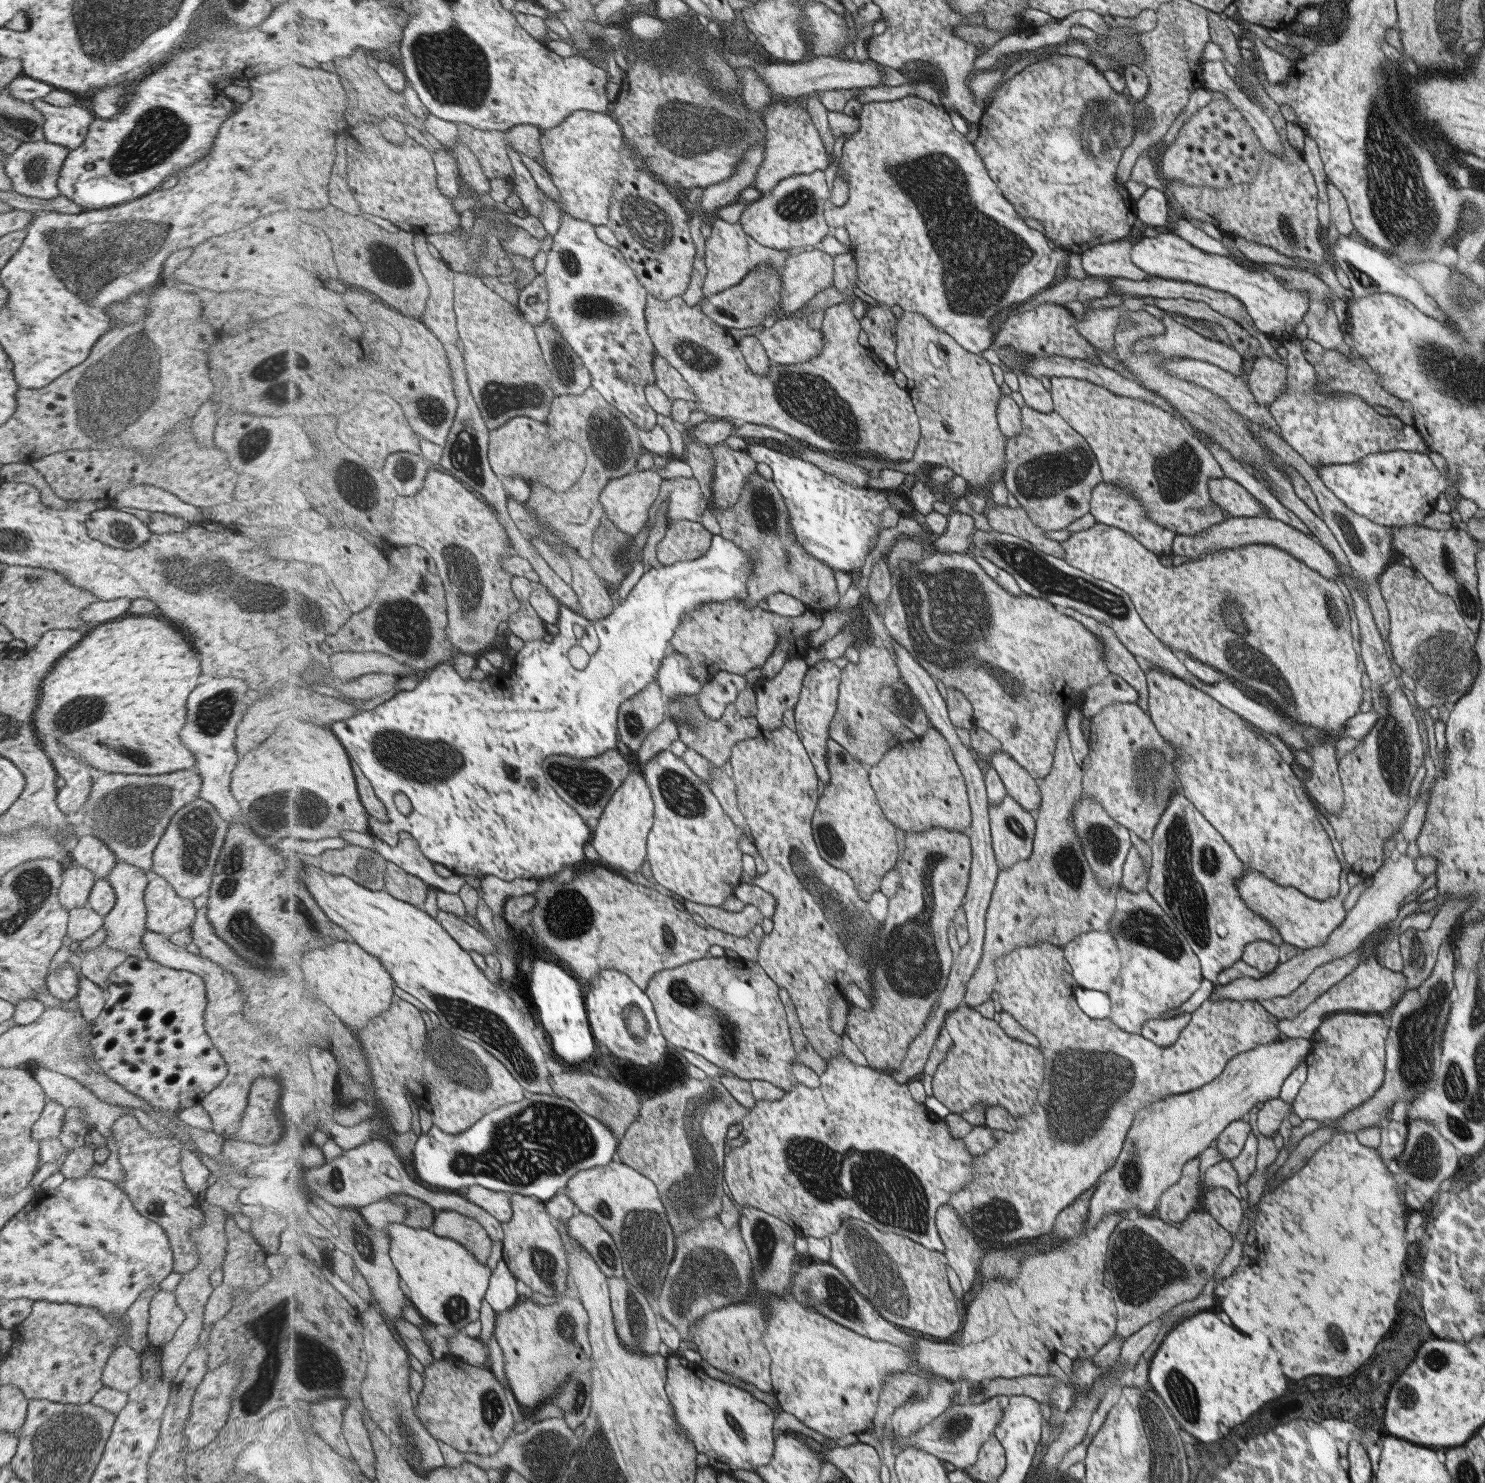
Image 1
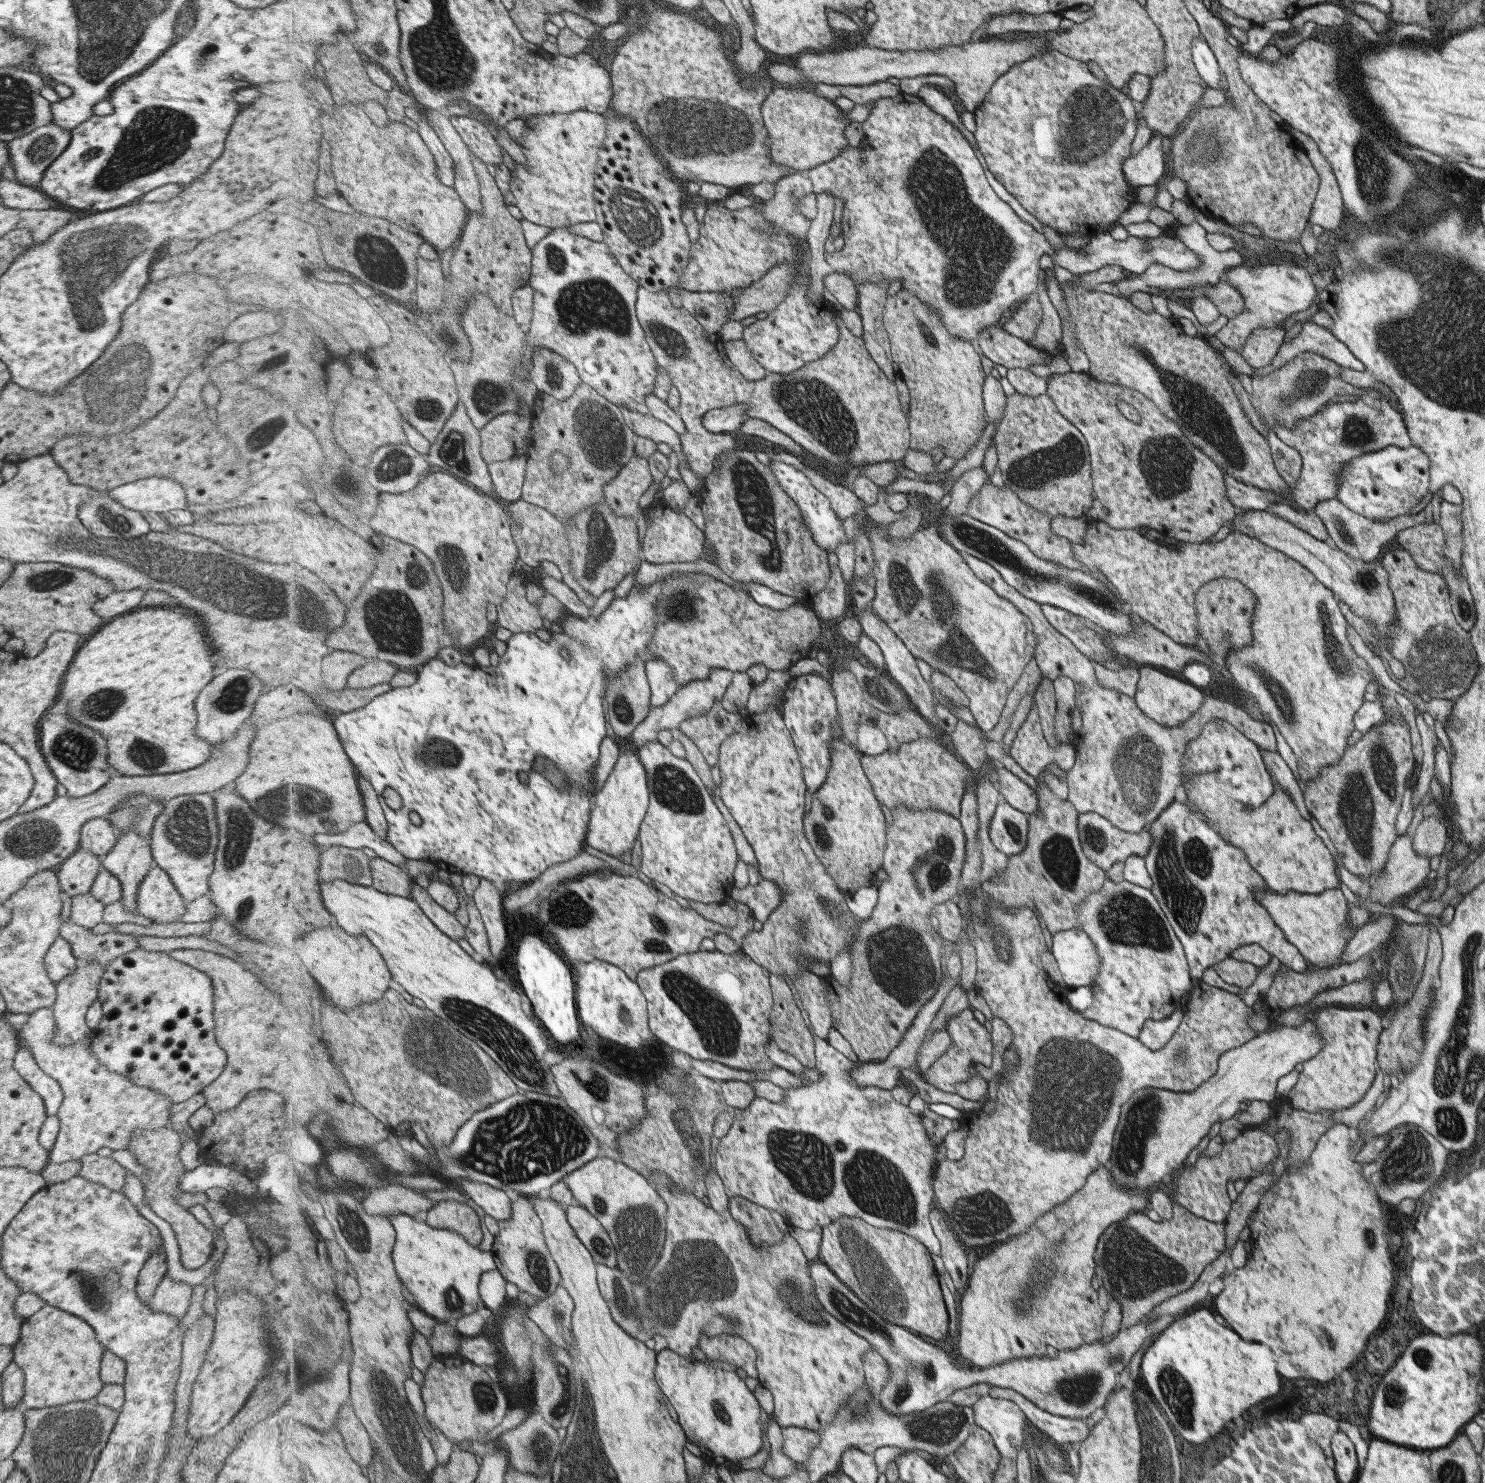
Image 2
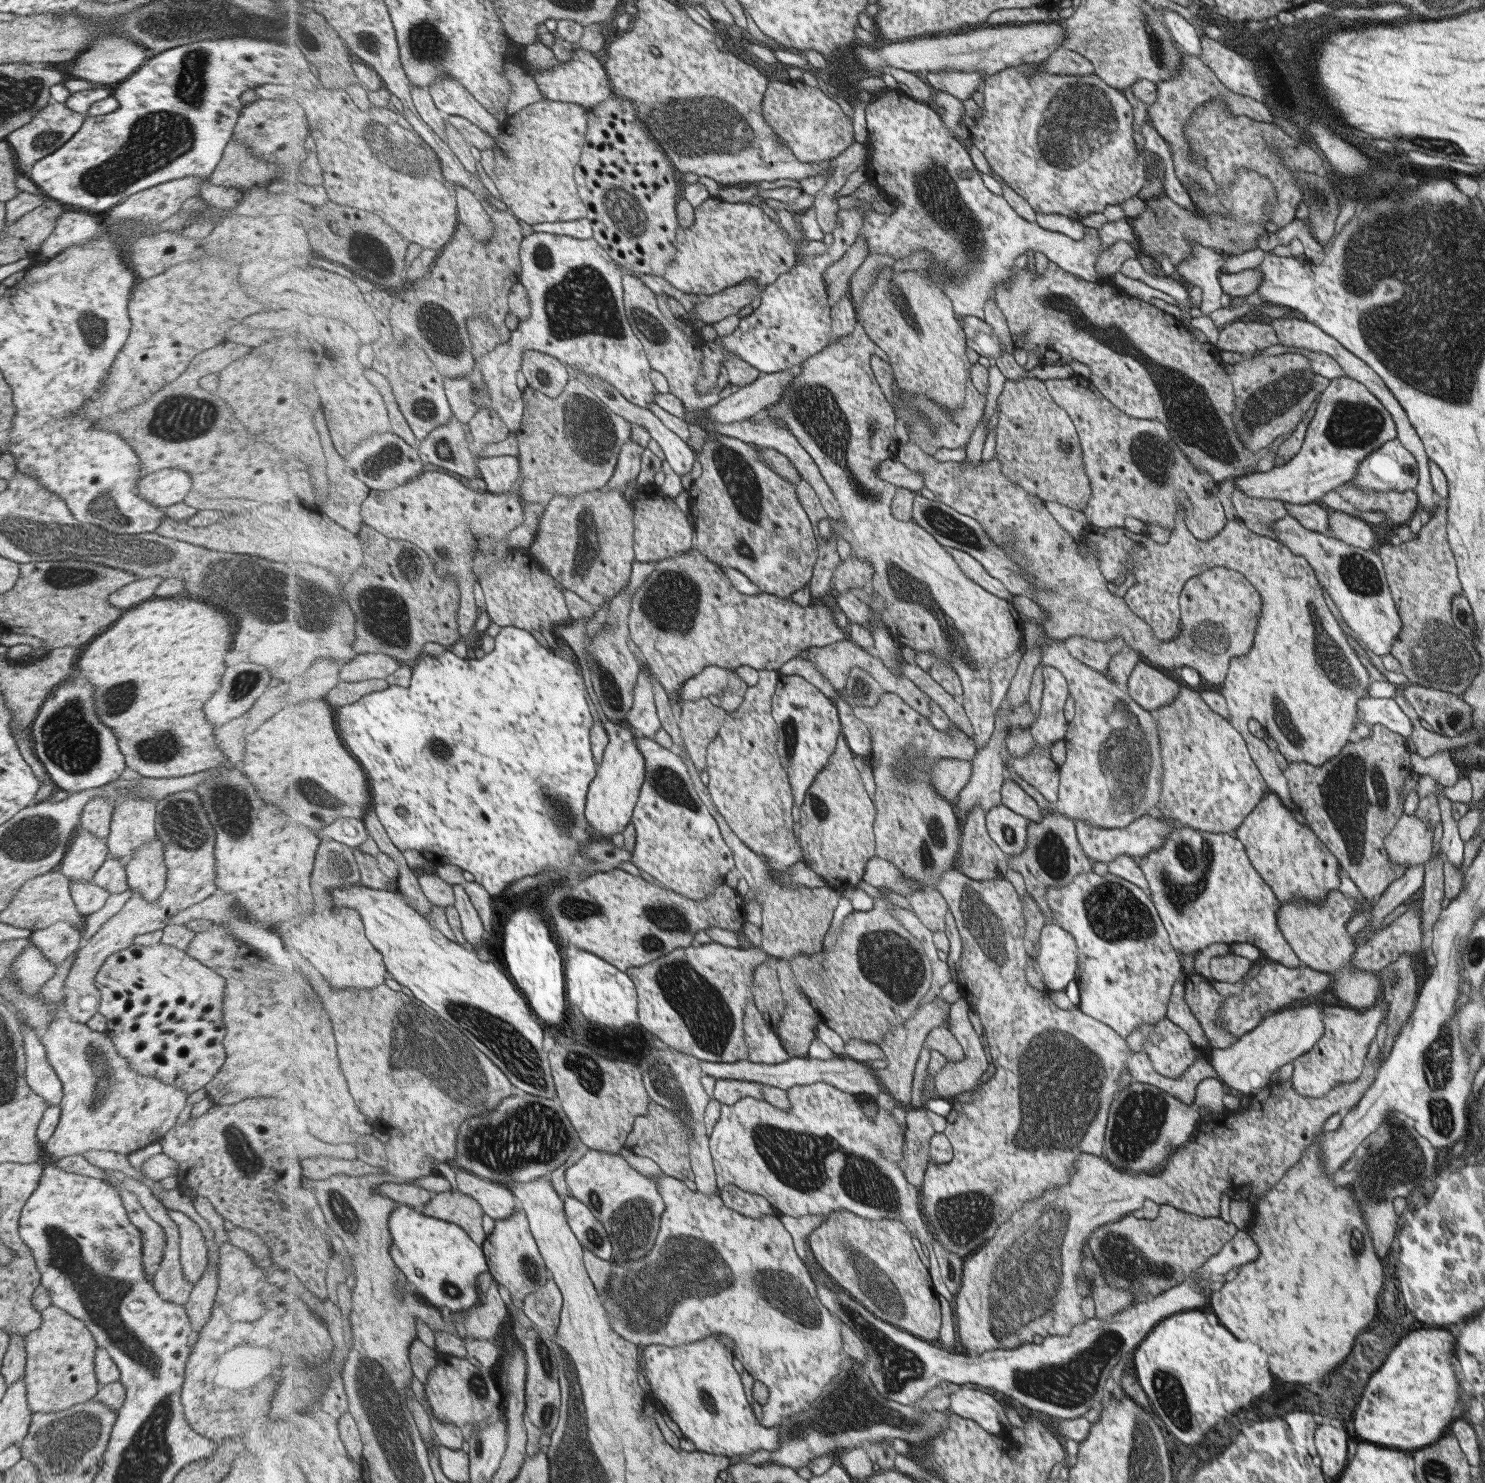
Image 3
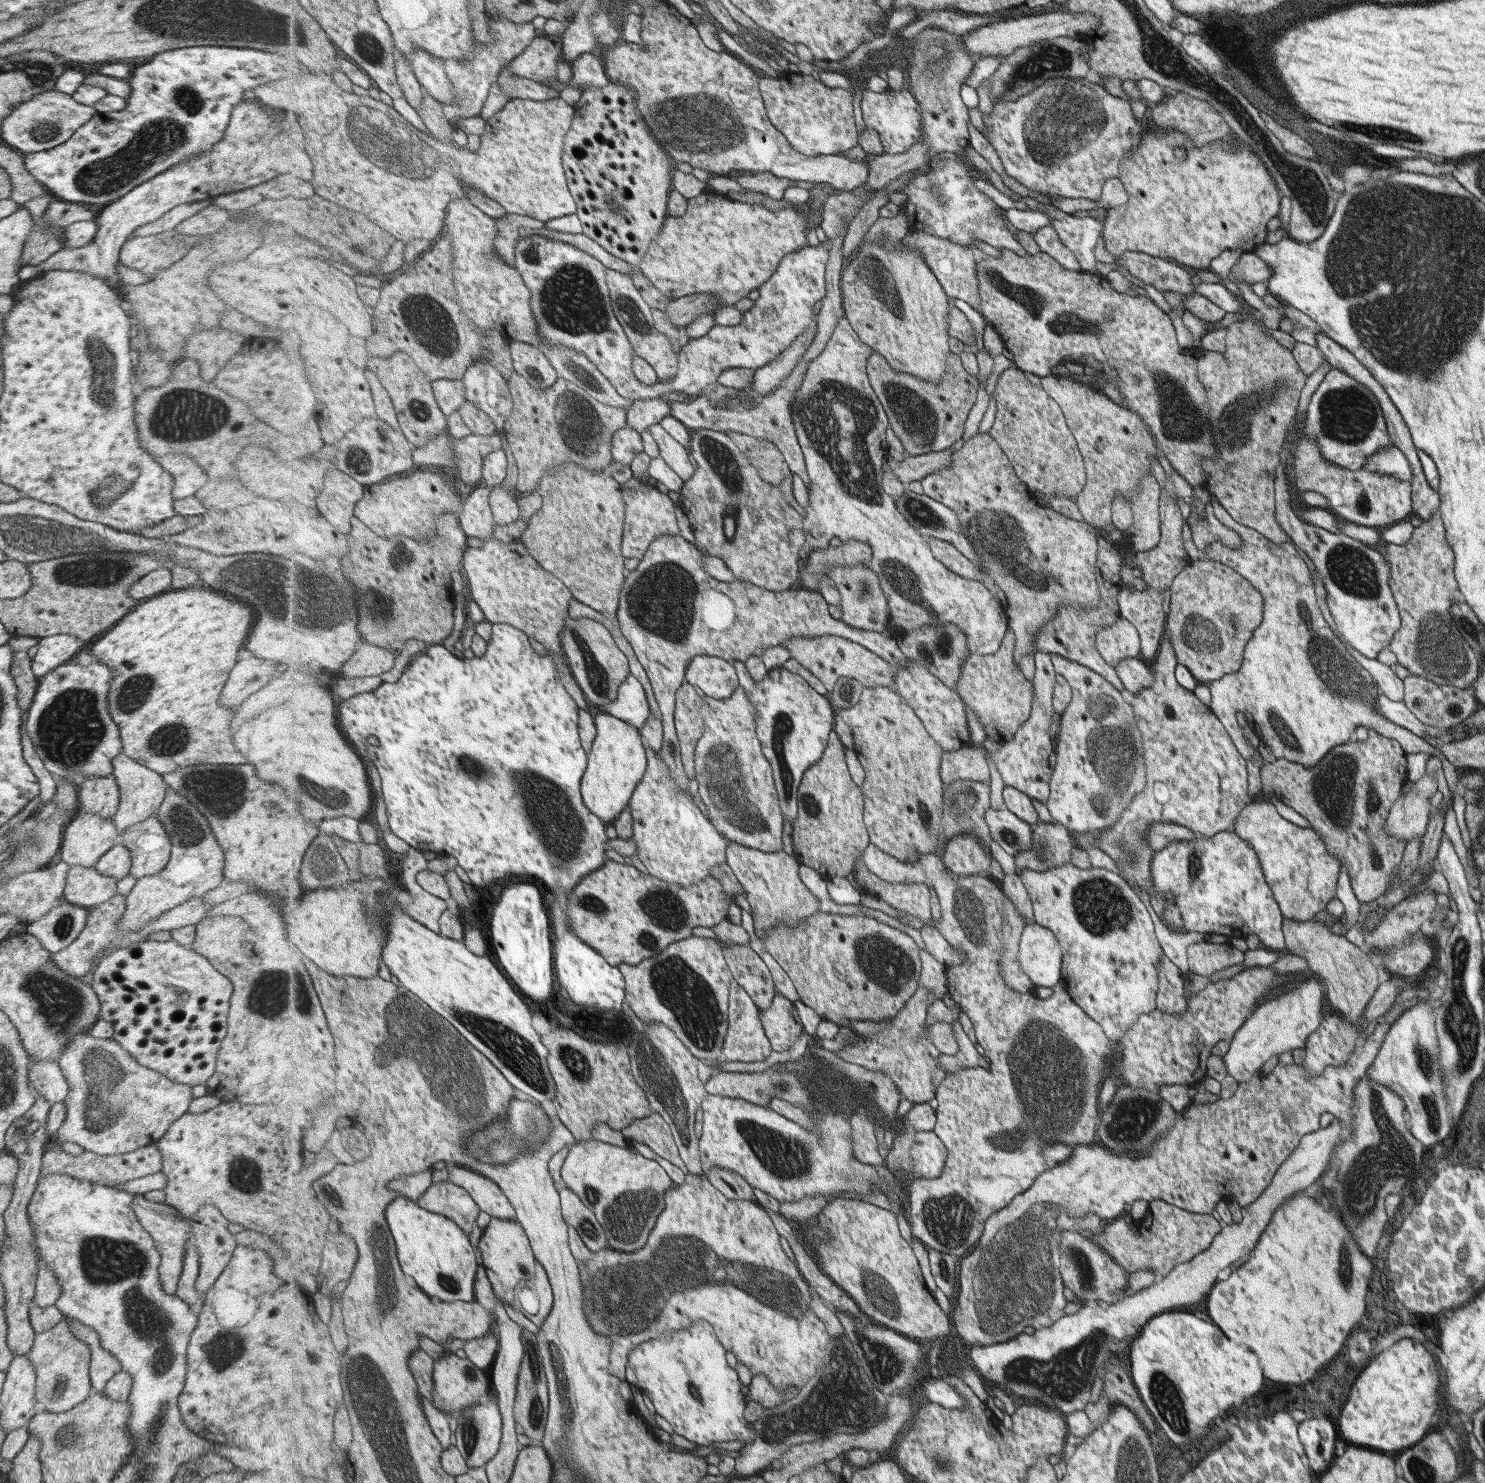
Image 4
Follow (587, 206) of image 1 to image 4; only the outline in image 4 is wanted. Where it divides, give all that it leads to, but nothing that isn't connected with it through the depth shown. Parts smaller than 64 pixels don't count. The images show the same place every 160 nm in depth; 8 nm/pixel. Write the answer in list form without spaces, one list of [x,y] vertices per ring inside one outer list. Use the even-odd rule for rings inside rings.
[[[562,96],[541,102],[529,98],[503,99],[495,116],[486,119],[485,134],[480,137],[481,145],[474,154],[481,166],[469,176],[475,180],[463,184],[485,184],[475,188],[500,202],[507,213],[532,216],[541,225],[554,218],[575,214],[578,203],[572,195],[563,159],[566,136],[576,113],[574,104],[563,100]]]

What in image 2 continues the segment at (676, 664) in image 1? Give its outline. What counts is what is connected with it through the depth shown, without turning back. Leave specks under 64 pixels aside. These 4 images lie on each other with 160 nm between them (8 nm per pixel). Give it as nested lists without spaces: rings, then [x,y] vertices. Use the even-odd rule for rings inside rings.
[[[655,658],[646,662],[646,669],[652,688],[652,706],[660,707],[667,704],[681,687],[674,668],[666,660]]]

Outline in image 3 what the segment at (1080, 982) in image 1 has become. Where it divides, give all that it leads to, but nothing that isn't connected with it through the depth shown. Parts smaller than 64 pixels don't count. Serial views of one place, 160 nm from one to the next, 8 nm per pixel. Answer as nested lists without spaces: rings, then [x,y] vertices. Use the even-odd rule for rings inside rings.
[[[1044,924],[1039,933],[1039,951],[1031,960],[1041,973],[1044,986],[1063,991],[1068,982],[1077,978],[1078,948],[1075,939],[1059,925]]]

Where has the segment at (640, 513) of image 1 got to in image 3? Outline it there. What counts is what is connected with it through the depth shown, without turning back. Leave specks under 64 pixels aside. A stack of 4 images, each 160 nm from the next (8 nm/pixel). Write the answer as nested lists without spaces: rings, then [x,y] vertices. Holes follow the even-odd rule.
[[[634,440],[623,445],[615,474],[607,484],[608,488],[623,491],[631,480],[637,480],[642,471],[643,449],[644,446]]]

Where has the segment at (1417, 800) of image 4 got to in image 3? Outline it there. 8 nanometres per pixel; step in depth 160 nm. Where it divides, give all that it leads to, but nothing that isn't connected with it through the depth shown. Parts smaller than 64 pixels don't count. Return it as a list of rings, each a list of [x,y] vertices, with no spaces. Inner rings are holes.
[[[1405,813],[1397,819],[1382,843],[1389,861],[1404,869],[1413,865],[1423,866],[1423,862],[1431,856],[1431,848],[1436,845],[1431,826],[1424,824],[1414,814]]]

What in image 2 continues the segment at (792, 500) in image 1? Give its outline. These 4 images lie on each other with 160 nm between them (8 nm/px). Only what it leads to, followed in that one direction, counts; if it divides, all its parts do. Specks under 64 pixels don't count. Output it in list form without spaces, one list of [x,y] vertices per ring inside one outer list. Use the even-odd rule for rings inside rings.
[[[775,460],[775,464],[771,464],[771,468],[775,468],[775,476],[779,476],[779,484],[783,484],[783,488],[787,488],[787,494],[795,496],[795,500],[799,500],[799,508],[803,508],[803,516],[807,516],[807,528],[810,528],[814,539],[818,541],[821,548],[836,553],[840,544],[850,542],[847,532],[843,530],[843,520],[835,514],[831,499],[823,494],[810,478],[805,476],[803,470],[785,464],[781,460]]]

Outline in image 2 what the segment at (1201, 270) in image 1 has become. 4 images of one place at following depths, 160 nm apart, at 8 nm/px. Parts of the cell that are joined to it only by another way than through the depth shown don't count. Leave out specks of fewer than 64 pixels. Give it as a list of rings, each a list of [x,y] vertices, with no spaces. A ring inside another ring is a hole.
[[[914,93],[899,96],[893,96],[893,98],[879,98],[879,100],[873,101],[873,108],[869,110],[869,116],[865,122],[860,122],[861,129],[863,132],[863,139],[858,147],[850,146],[847,147],[845,151],[842,152],[837,158],[812,168],[809,172],[795,172],[793,174],[788,174],[786,177],[783,177],[783,180],[778,180],[775,182],[775,192],[772,199],[761,201],[756,200],[754,206],[757,209],[760,209],[763,213],[763,216],[770,221],[771,224],[774,224],[779,233],[785,233],[785,235],[793,235],[796,240],[799,240],[803,244],[807,238],[807,232],[811,228],[811,219],[816,216],[817,206],[816,206],[816,193],[820,192],[830,192],[835,197],[841,198],[844,202],[843,208],[843,229],[844,229],[844,247],[835,253],[835,255],[826,254],[826,262],[830,267],[837,273],[847,273],[853,277],[853,281],[857,285],[863,285],[863,283],[885,283],[885,281],[895,282],[899,281],[902,284],[903,290],[909,290],[912,292],[912,295],[919,297],[920,300],[923,300],[923,303],[931,304],[931,307],[939,309],[939,317],[941,317],[941,322],[953,333],[955,337],[960,338],[961,340],[969,340],[972,343],[975,343],[975,340],[981,331],[986,330],[987,327],[995,325],[995,322],[999,320],[1001,312],[1009,310],[1009,306],[1017,300],[1025,301],[1025,296],[1035,292],[1037,290],[1037,274],[1039,274],[1039,259],[1043,254],[1049,255],[1051,262],[1053,264],[1064,268],[1072,275],[1079,276],[1084,273],[1090,273],[1099,268],[1107,265],[1118,265],[1121,269],[1124,270],[1124,273],[1130,276],[1135,276],[1144,272],[1151,263],[1161,264],[1167,269],[1172,269],[1175,271],[1193,271],[1193,269],[1199,268],[1198,257],[1195,256],[1189,248],[1186,248],[1181,241],[1178,240],[1177,234],[1173,236],[1160,235],[1155,238],[1138,238],[1135,236],[1128,236],[1125,241],[1114,240],[1114,237],[1111,237],[1109,233],[1097,232],[1093,236],[1089,237],[1087,244],[1083,247],[1077,249],[1069,248],[1065,244],[1055,251],[1049,244],[1046,242],[1042,234],[1038,234],[1035,229],[1027,222],[1019,219],[1013,210],[1007,205],[1003,200],[999,200],[993,190],[989,188],[985,176],[983,176],[983,170],[979,166],[979,160],[975,158],[971,146],[967,144],[967,140],[951,126],[951,121],[948,120],[946,116],[935,112],[935,109],[932,109],[929,105],[925,104],[925,101],[921,99]],[[895,196],[905,196],[905,204],[897,204]],[[919,210],[928,210],[929,213],[929,222],[919,222],[919,220],[925,220],[923,214],[919,214]],[[1271,262],[1271,266],[1231,267],[1221,279],[1237,289],[1243,298],[1244,308],[1236,319],[1225,320],[1214,337],[1227,348],[1240,352],[1250,332],[1255,327],[1273,328],[1288,318],[1291,314],[1303,314],[1316,298],[1316,287],[1311,281],[1311,272],[1303,267],[1289,263]]]

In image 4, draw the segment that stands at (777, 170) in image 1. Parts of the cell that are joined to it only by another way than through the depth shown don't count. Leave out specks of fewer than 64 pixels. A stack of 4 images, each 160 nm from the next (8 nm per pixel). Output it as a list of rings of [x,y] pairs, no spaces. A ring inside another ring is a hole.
[[[783,73],[775,79],[771,77],[760,79],[760,89],[767,107],[771,122],[782,129],[783,134],[794,145],[794,148],[807,156],[835,155],[855,148],[859,144],[859,135],[855,116],[853,116],[853,94],[851,89],[829,88],[811,75],[801,73]]]

